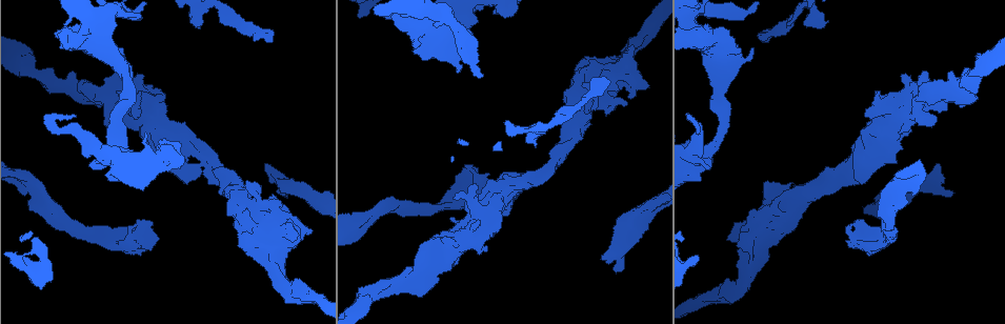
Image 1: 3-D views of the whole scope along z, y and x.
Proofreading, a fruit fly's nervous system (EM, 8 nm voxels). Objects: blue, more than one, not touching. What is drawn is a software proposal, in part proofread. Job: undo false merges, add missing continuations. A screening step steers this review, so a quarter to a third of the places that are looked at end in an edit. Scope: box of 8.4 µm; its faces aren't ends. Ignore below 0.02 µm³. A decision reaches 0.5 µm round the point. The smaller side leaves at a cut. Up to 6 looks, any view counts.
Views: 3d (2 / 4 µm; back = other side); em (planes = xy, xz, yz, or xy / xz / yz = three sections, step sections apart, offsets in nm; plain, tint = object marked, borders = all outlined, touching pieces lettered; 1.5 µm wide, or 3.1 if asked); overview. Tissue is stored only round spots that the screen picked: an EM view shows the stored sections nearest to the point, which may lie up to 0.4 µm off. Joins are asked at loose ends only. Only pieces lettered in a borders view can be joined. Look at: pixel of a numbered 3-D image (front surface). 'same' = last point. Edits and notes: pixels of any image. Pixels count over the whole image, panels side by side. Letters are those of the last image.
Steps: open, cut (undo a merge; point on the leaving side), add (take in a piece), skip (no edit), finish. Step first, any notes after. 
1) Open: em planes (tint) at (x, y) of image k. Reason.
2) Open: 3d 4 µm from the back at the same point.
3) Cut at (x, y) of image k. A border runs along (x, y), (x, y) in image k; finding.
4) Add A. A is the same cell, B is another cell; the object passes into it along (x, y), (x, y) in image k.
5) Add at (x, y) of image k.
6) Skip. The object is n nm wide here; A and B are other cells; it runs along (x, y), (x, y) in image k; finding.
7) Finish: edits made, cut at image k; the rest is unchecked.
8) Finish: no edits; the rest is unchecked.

Open: em xz step 8 (borders) at (542, 175) of image 1. Branch stops here.

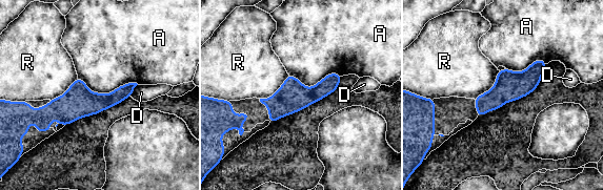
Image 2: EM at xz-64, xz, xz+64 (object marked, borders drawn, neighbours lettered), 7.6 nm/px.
Skip. The object is 190 nm wide here; A, D and R are other cells; a border runs along (499, 70), (495, 84), (474, 99) in image 2; none of them fits.

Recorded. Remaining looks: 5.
Open: 3d 4 µm at (751, 266) of image 1. Thick turns thin.

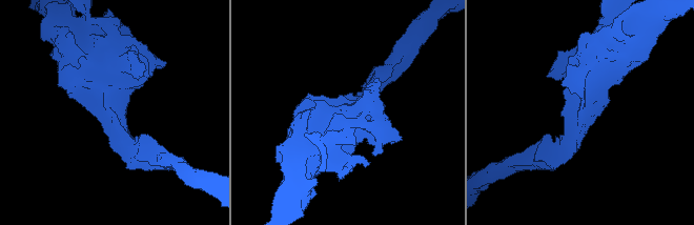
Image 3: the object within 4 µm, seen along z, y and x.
Open: em xz step 4 (tint) at (584, 113) of image 3. Now the EM.

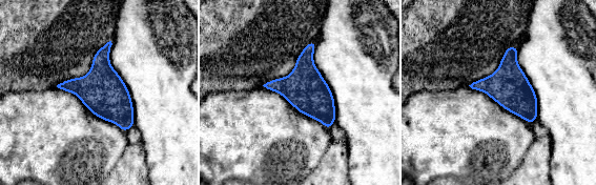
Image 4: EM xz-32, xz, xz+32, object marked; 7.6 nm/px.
Open: em planes (borders) at the same point. Another direction.

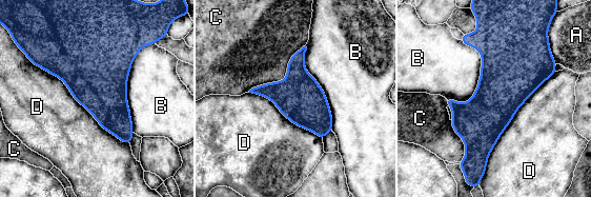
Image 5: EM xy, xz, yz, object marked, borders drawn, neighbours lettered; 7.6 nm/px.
Skip. The object is 360 nm wide here; A, B, C and D are other cells; a border runs along (31, 61), (129, 144) in image 5; all the same neuron.

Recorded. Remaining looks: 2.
Open: em planes (borders) at (938, 163) of image 1. Branch stops here.

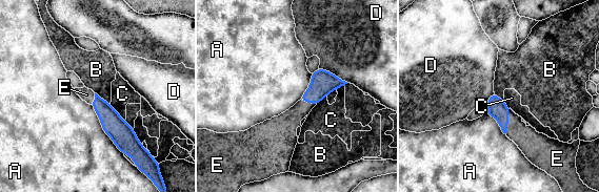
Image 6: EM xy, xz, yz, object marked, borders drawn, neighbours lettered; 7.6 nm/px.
Add E. The object is 130 nm wide here; E is the same cell, A, B, C and D are other cells; the neuron continues.

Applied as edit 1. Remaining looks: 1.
Finish: edits made, add at image 6; the rest is unchecked.

